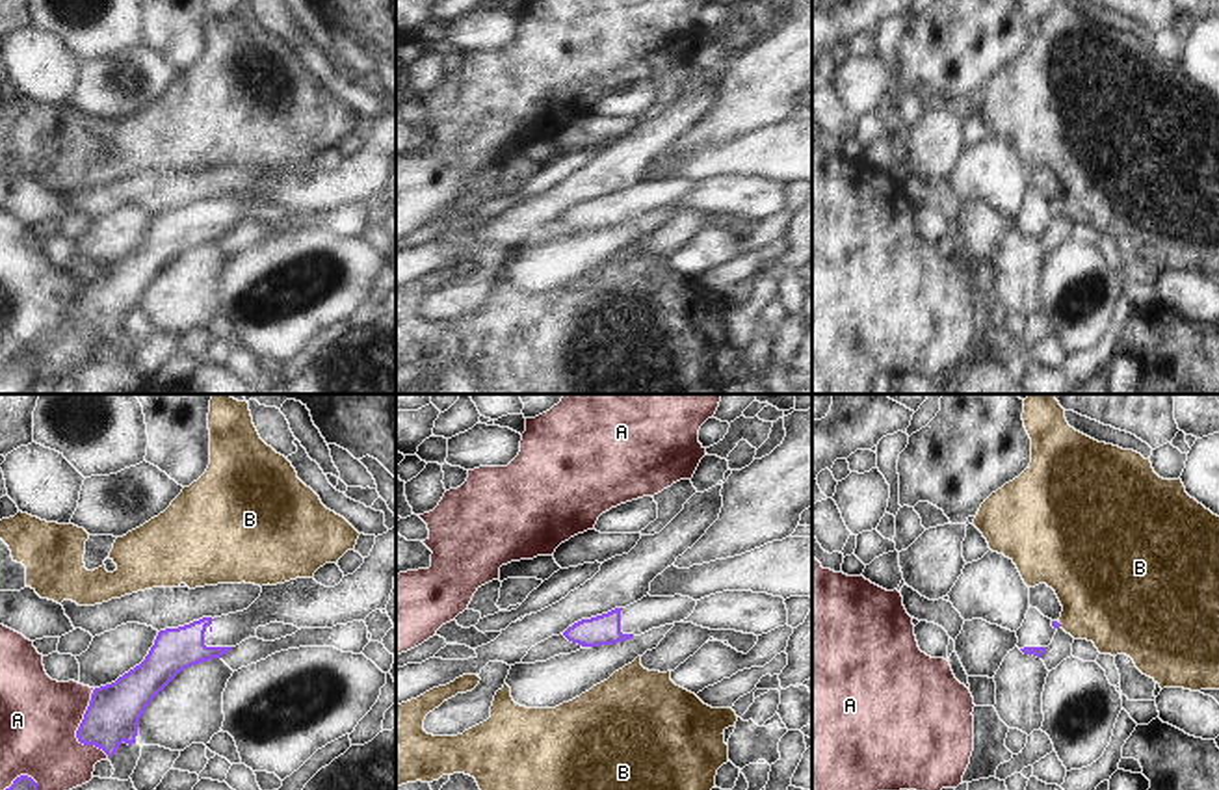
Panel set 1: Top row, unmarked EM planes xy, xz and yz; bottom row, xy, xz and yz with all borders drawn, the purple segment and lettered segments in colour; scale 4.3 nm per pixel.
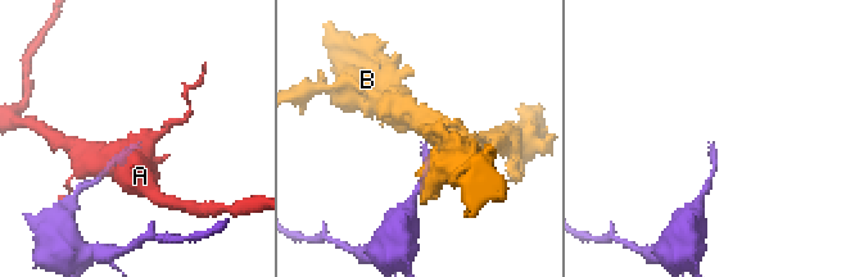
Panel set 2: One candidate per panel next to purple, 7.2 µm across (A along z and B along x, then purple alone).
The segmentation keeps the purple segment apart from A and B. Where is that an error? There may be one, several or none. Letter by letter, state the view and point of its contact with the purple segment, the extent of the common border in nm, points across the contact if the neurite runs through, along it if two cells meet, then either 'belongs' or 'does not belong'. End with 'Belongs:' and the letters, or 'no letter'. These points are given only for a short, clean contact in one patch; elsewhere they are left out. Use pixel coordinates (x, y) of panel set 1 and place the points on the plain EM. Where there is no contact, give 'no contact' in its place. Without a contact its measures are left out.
A: xy (78, 313) | 300 nm | does not belong
B: yz (1058, 209) | 40 nm | along yz (1056, 205), (1060, 210) | does not belong
Belongs: no letter

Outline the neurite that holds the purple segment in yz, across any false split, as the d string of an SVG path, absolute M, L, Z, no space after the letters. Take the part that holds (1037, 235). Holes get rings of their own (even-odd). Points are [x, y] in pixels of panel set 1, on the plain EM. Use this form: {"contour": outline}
{"contour": "M1029 190L1022 210L1016 214L1016 230L1024 238L1041 242L1046 236L1046 230L1052 227L1057 212L1057 204L1044 201L1037 191Z"}

